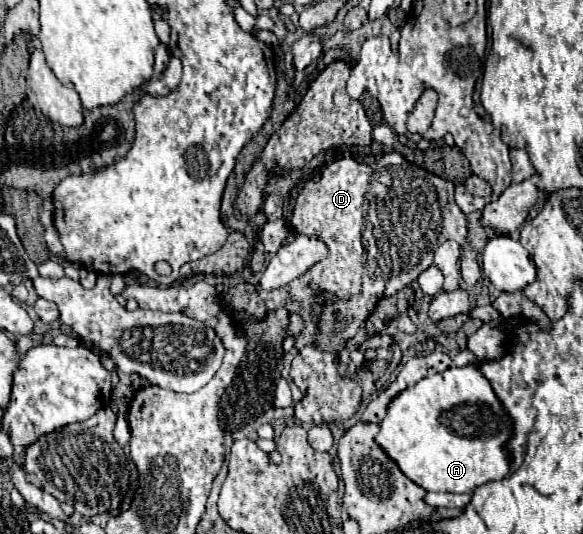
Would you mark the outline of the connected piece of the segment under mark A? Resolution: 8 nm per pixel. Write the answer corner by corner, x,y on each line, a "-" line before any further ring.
473,364
469,366
453,366
445,372
437,372
419,380
415,386
403,390
387,408
387,416
381,422
381,430
377,434
377,444
397,462
401,472
431,492
473,492
477,486
487,484
491,480
499,480
509,472
511,452
507,450
507,442
513,434
513,422
507,420
507,412
503,404
495,396
487,378
483,378
481,370

